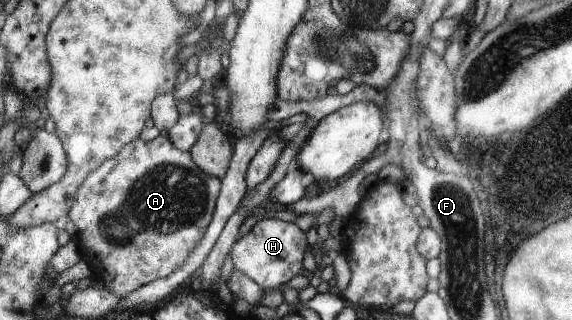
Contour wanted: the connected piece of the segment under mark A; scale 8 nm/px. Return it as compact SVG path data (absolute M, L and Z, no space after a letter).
M159 135L146 143L136 139L119 155L94 169L74 199L69 217L78 229L76 239L85 254L84 260L96 271L96 278L104 282L105 289L118 298L125 298L160 278L167 278L202 243L214 218L222 187L223 179L210 177L202 171L194 163L191 151L176 147L170 137Z

